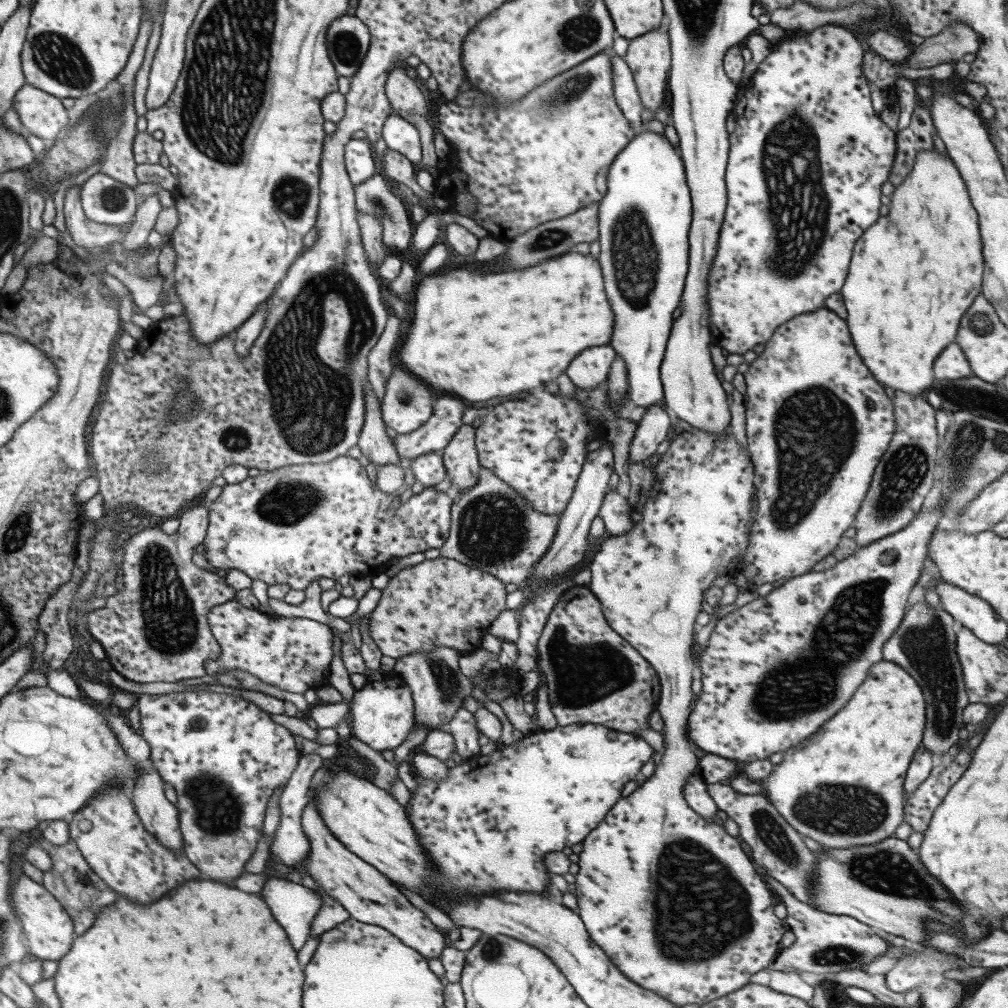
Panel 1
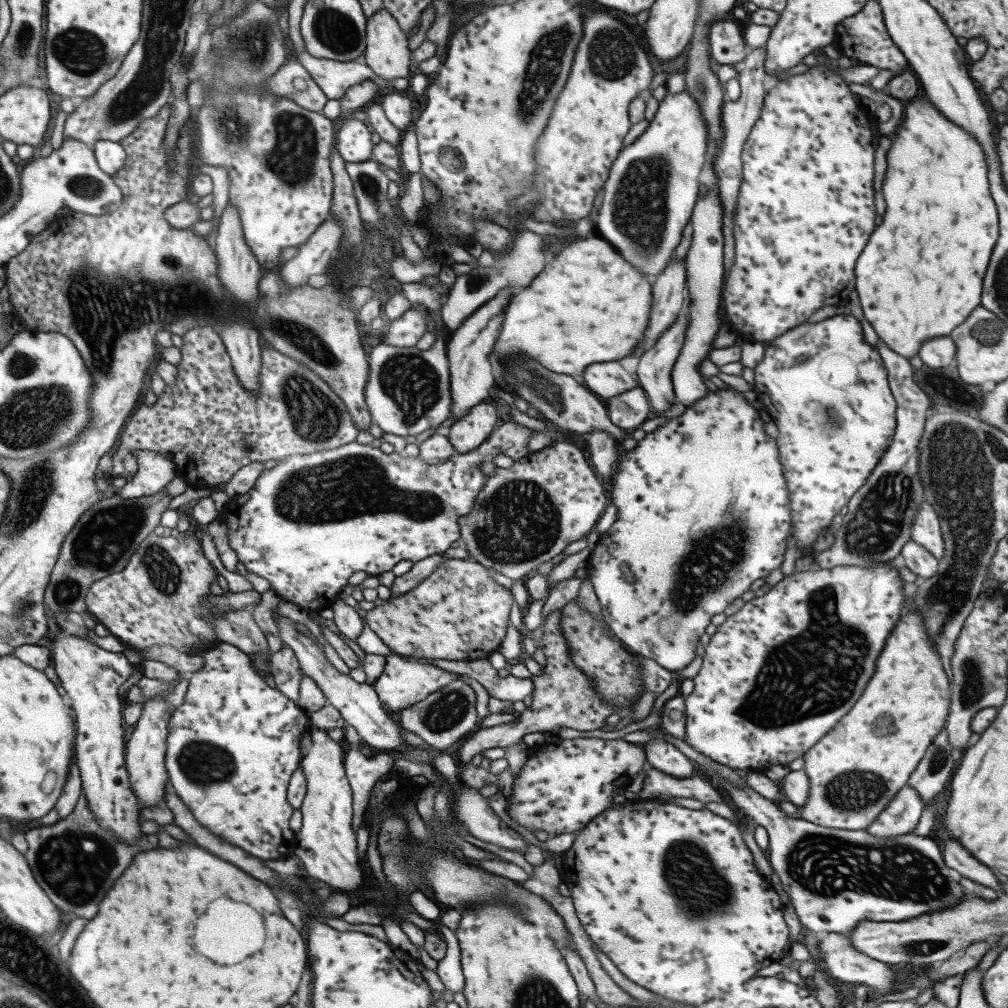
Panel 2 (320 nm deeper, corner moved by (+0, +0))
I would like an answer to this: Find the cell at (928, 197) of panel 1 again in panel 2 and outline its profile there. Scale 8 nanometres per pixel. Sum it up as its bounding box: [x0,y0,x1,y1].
[853,92,997,360]

